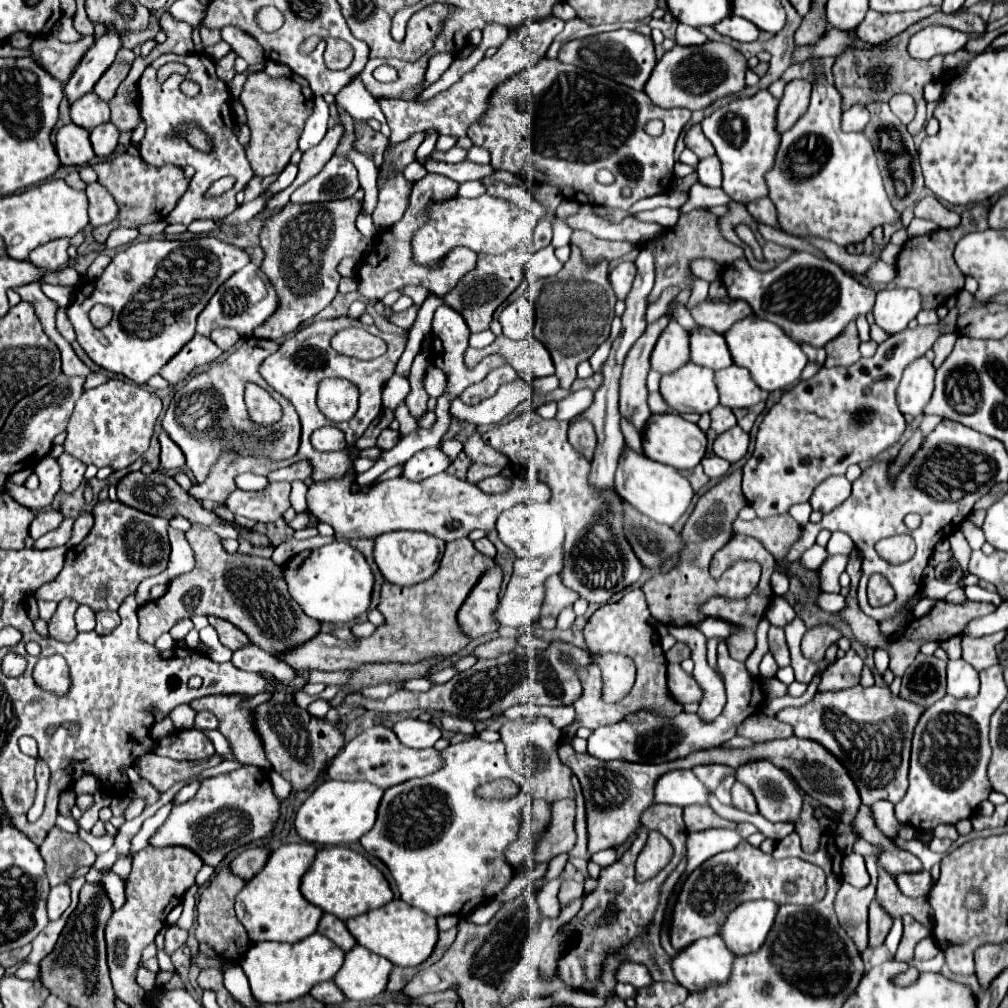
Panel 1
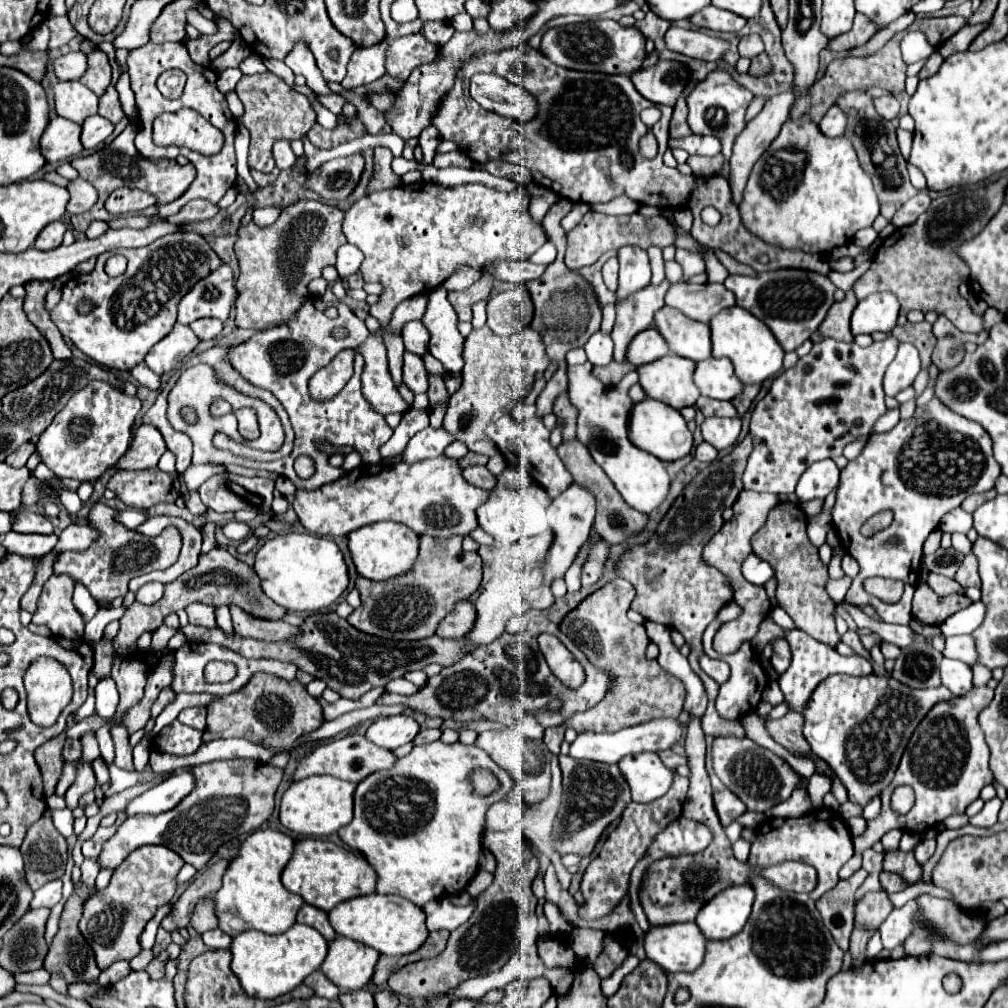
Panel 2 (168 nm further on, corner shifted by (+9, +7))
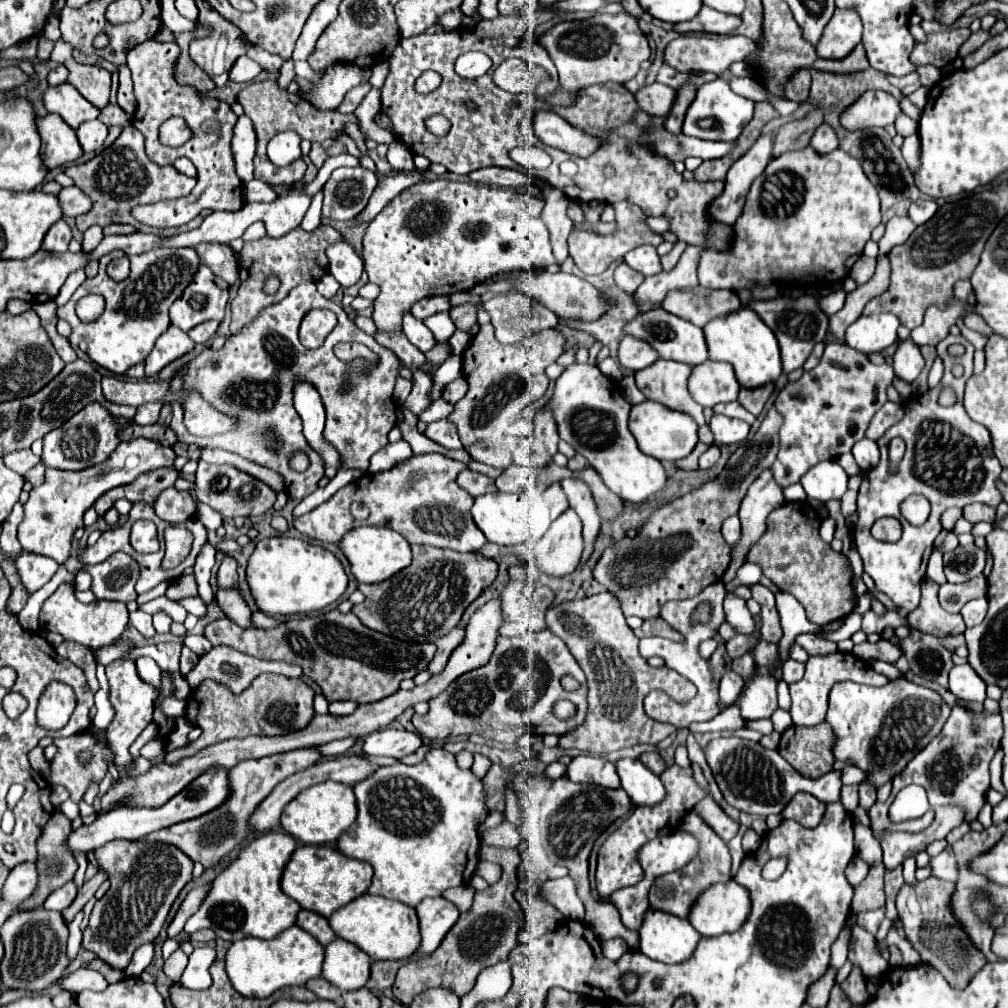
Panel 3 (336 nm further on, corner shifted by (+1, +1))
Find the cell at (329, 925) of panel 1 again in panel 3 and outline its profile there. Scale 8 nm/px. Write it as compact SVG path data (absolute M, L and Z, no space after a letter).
M302 909L302 911L298 913L296 925L302 927L304 931L308 931L310 935L314 935L322 945L332 943L332 939L336 937L336 933L332 931L332 927L330 927L330 923L328 923L326 917L314 915L312 911L306 911L306 909Z

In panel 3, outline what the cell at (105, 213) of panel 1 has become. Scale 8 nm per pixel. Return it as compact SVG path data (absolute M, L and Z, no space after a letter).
M76 185L62 189L58 195L60 195L62 211L68 217L78 217L92 209L92 199L88 199L88 195L84 195L84 191L80 191Z

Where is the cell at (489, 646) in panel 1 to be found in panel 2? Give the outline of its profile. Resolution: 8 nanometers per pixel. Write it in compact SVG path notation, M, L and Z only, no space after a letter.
M334 611L312 613L312 615L304 617L304 623L298 627L298 633L284 641L260 641L260 639L252 639L252 637L242 637L238 633L228 635L220 627L184 625L178 629L170 629L166 625L160 625L152 633L152 649L162 651L176 633L184 633L188 641L218 643L218 645L230 647L232 651L238 651L244 657L278 659L278 661L294 663L300 671L306 671L312 677L322 679L330 689L334 689L336 693L340 693L346 699L358 699L364 693L368 693L370 689L386 687L388 681L398 679L408 671L422 669L430 663L438 663L442 667L454 665L464 655L474 651L474 647L468 645L466 639L440 639L434 635L434 637L420 639L420 641L390 641L390 639L372 637L368 633L354 629L346 619L338 617Z

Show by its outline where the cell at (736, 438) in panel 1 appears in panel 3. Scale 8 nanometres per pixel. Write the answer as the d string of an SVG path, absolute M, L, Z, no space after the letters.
M714 415L710 421L710 431L714 435L714 445L738 445L748 437L750 425L740 419L730 419L724 415Z

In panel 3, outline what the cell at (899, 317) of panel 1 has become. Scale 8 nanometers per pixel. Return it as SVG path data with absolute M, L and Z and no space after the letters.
M892 313L862 315L846 331L846 343L862 353L882 351L898 339L900 319Z

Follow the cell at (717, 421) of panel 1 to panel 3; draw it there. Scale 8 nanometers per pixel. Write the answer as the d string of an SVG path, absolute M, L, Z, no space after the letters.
M732 401L732 403L720 403L714 407L714 413L720 413L720 415L726 415L726 417L732 417L732 419L742 419L746 423L754 423L754 415L750 411L746 411L738 401Z

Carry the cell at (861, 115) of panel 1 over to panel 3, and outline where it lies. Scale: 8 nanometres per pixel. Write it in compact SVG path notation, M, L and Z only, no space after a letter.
M822 123L822 125L816 129L810 145L812 145L818 153L822 153L822 155L824 155L824 153L830 153L830 151L838 149L838 135L836 135L836 131L834 131L828 123Z

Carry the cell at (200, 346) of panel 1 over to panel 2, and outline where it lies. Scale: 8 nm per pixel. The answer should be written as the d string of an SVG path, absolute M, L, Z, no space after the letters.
M176 323L170 335L160 339L146 355L146 365L156 373L164 375L176 369L200 343L200 339L192 333L190 327Z

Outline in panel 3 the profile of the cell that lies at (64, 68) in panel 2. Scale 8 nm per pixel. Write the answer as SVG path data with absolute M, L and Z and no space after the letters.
M64 65L54 67L54 69L50 71L50 75L48 75L48 83L50 83L50 85L62 85L62 83L66 83L66 81L68 81L68 69L66 69Z

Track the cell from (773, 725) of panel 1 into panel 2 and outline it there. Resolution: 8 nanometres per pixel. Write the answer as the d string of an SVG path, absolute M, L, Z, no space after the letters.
M786 713L782 719L776 719L776 721L766 719L766 727L776 743L780 743L792 753L808 755L810 745L802 735L802 725L804 725L802 713Z

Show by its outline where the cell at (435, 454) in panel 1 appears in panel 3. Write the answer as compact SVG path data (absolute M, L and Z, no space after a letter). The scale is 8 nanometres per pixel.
M442 419L442 421L436 421L436 423L430 423L424 431L424 435L428 439L432 439L434 443L442 445L444 449L462 449L464 445L460 443L460 437L458 437L458 431L456 431L456 425L450 423L448 419Z

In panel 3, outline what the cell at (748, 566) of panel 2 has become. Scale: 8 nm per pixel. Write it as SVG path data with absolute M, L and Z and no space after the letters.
M744 563L738 573L736 573L736 579L732 583L728 583L726 587L732 589L732 587L738 587L738 585L754 585L758 583L762 577L762 569L756 565L756 563Z

